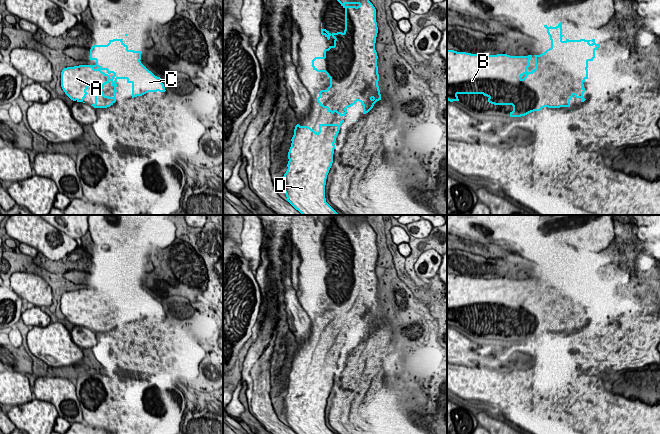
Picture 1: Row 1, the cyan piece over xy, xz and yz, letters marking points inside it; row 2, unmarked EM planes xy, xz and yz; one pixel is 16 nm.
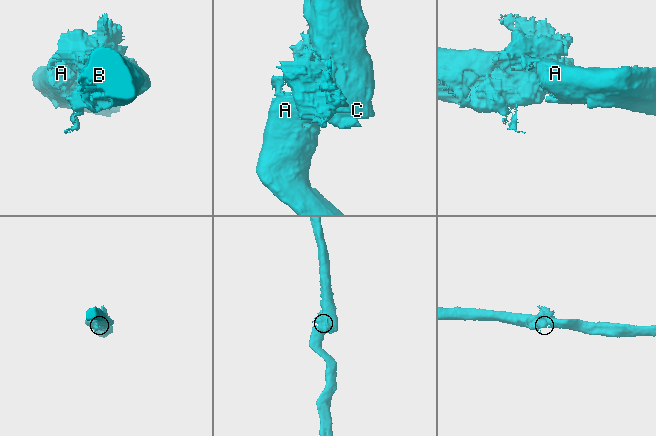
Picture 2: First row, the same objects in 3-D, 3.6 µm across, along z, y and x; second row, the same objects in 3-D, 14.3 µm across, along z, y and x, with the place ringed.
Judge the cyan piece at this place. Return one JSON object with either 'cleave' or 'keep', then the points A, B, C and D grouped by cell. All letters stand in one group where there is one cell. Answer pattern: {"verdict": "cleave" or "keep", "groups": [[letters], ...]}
{"verdict": "keep", "groups": [["A", "B", "C", "D"]]}

